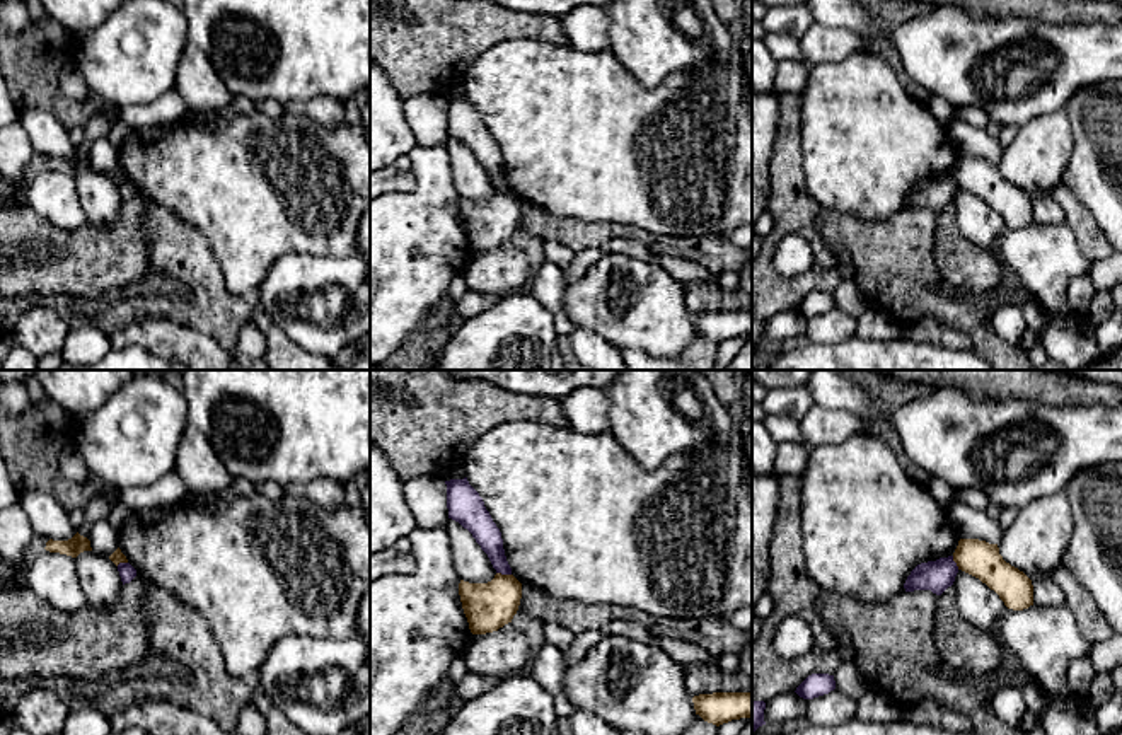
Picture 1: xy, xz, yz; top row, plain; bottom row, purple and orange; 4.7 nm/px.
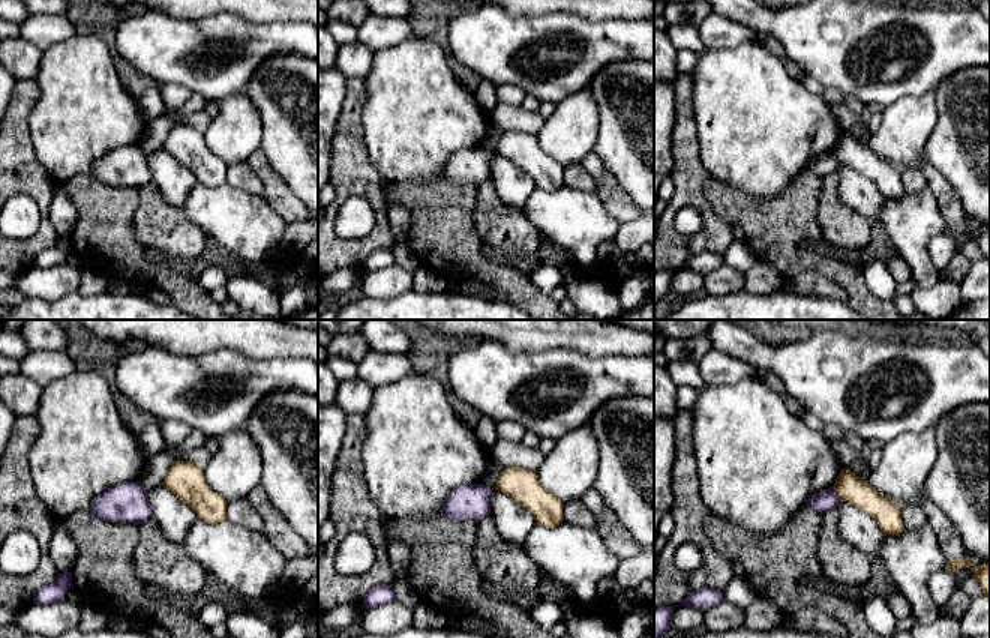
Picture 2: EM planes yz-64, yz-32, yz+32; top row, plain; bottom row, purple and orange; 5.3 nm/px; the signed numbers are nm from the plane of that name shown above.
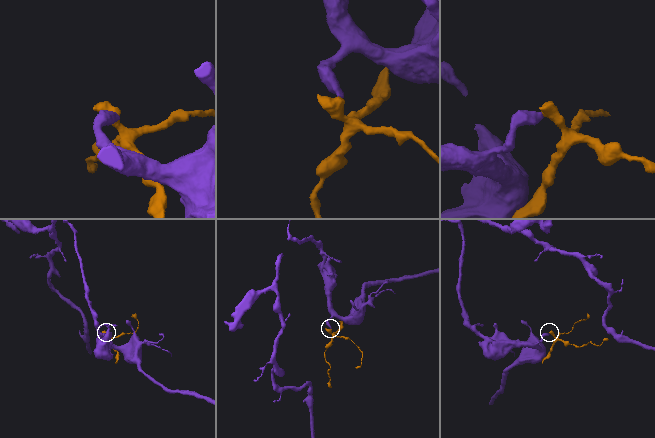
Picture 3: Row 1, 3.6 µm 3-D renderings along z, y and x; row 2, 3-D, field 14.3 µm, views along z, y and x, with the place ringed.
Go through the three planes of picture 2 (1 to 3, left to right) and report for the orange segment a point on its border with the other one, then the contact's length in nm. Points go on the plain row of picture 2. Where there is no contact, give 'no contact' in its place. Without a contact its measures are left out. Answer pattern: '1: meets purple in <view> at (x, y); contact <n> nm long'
1: no contact
2: no contact
3: meets purple in yz+32 at (836, 158); contact 80 nm long

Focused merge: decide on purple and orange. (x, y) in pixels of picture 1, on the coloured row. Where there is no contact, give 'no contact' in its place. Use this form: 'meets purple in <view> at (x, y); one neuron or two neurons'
meets purple in xz at (503, 573); two neurons

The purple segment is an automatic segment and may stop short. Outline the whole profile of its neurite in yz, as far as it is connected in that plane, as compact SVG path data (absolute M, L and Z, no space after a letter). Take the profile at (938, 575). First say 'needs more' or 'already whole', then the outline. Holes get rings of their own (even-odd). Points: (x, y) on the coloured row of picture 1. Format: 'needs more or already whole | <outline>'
already whole | M953 556L921 563L907 576L904 588L905 592L931 590L933 593L941 595L953 585L957 573L958 566L953 561Z

